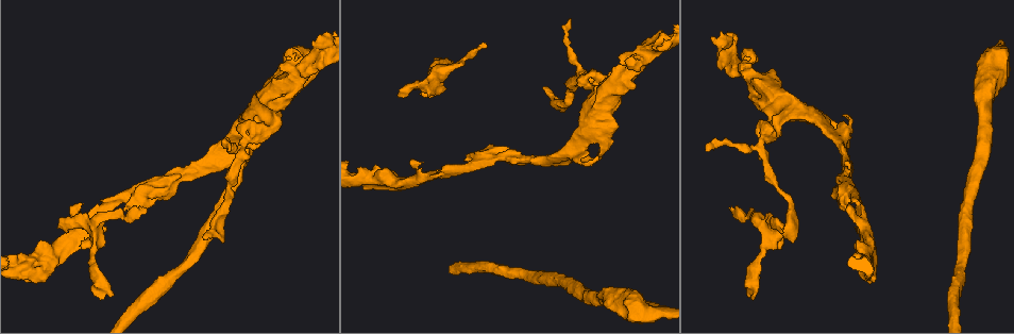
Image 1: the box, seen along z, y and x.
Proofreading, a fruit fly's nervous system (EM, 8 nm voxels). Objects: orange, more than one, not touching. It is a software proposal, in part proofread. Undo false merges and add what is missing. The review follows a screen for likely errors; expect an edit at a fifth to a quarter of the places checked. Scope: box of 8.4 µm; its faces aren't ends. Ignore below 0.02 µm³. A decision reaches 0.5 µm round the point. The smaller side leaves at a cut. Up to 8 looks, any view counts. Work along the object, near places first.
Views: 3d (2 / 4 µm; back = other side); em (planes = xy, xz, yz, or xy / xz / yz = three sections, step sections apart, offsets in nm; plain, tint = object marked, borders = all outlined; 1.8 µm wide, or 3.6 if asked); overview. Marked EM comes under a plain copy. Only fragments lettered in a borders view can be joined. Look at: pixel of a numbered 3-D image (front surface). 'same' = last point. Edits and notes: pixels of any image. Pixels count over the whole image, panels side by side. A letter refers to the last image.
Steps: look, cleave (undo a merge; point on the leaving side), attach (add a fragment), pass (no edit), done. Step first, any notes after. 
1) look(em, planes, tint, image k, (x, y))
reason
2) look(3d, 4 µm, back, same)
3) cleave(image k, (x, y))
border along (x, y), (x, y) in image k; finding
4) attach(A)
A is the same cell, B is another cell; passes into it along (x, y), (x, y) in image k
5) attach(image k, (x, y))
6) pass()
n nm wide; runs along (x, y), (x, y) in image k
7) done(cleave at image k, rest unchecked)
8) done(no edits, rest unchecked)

look(3d, 4 µm, image 1, (758, 148))
sharp bend

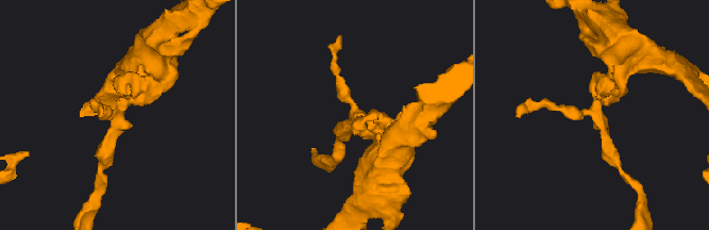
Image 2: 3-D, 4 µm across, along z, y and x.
look(em, planes, borders, image 2, (120, 111))

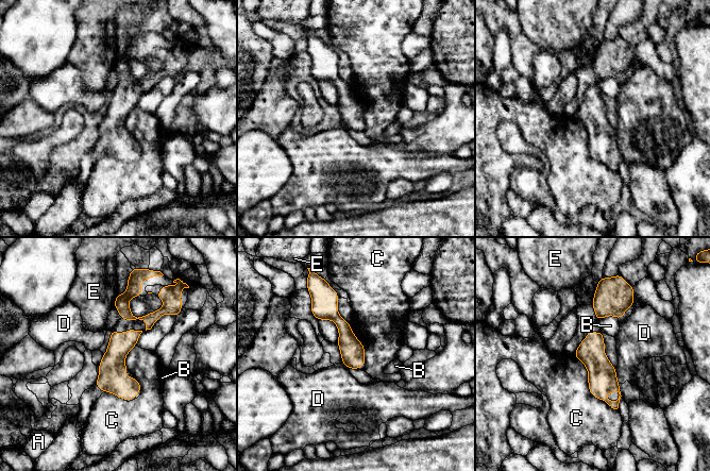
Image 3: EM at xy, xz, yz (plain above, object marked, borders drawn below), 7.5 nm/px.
pass()
C touches over 550 nm; A, B, C, D and E are other cells; border along (573, 354), (588, 390), (616, 409) in image 3; one neuron here

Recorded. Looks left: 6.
look(em, planes, tint, image 1, (99, 299))
free end

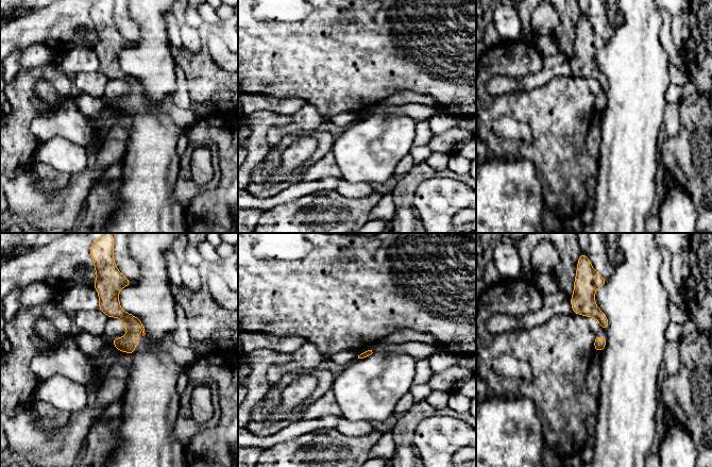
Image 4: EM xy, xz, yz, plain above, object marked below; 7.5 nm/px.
look(em, planes, borders, same)
see the neighbours

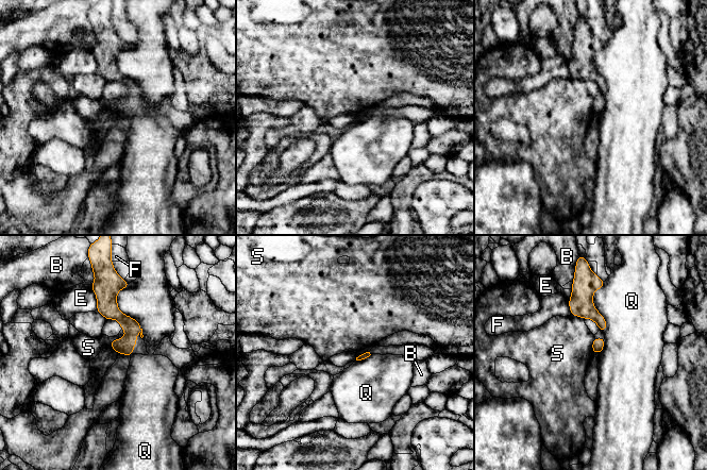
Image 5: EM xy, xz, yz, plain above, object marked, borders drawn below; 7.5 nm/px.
pass()
B, E, F, Q and S are other cells; runs along (112, 290), (130, 352) in image 5; no lettered fragment goes on from it

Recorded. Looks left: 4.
look(em, planes, borders, image 1, (388, 179))
two arms at a narrow angle

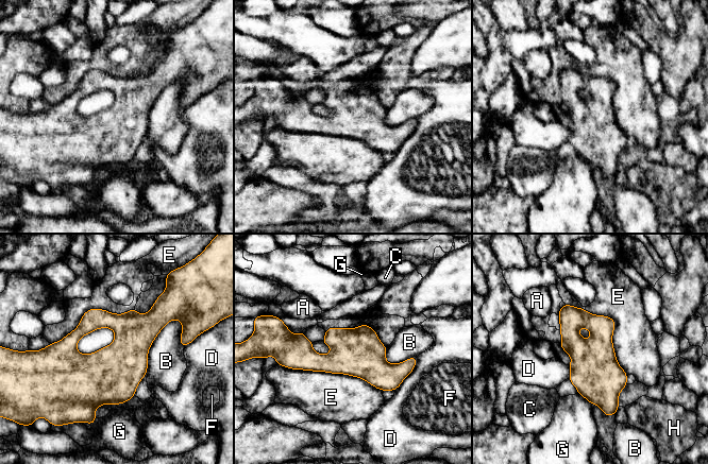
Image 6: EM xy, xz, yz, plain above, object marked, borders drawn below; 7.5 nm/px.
pass()
360 nm wide; A, B, C, D, E, F, G and H are other cells; runs along (289, 347), (316, 362), (375, 370), (414, 361) in image 6; all the same neuron

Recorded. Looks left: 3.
done(no edits, rest unchecked)

